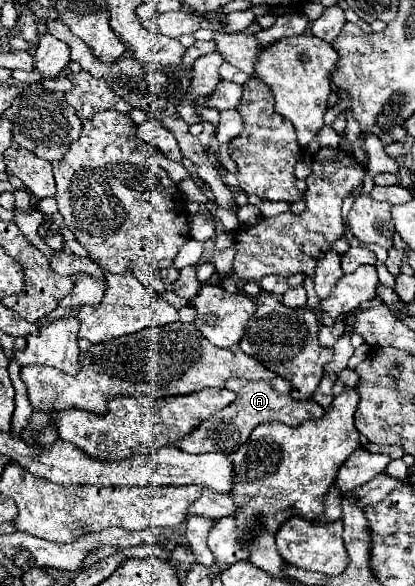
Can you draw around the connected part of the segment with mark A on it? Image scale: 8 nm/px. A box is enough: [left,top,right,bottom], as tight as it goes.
[177,376,325,454]

